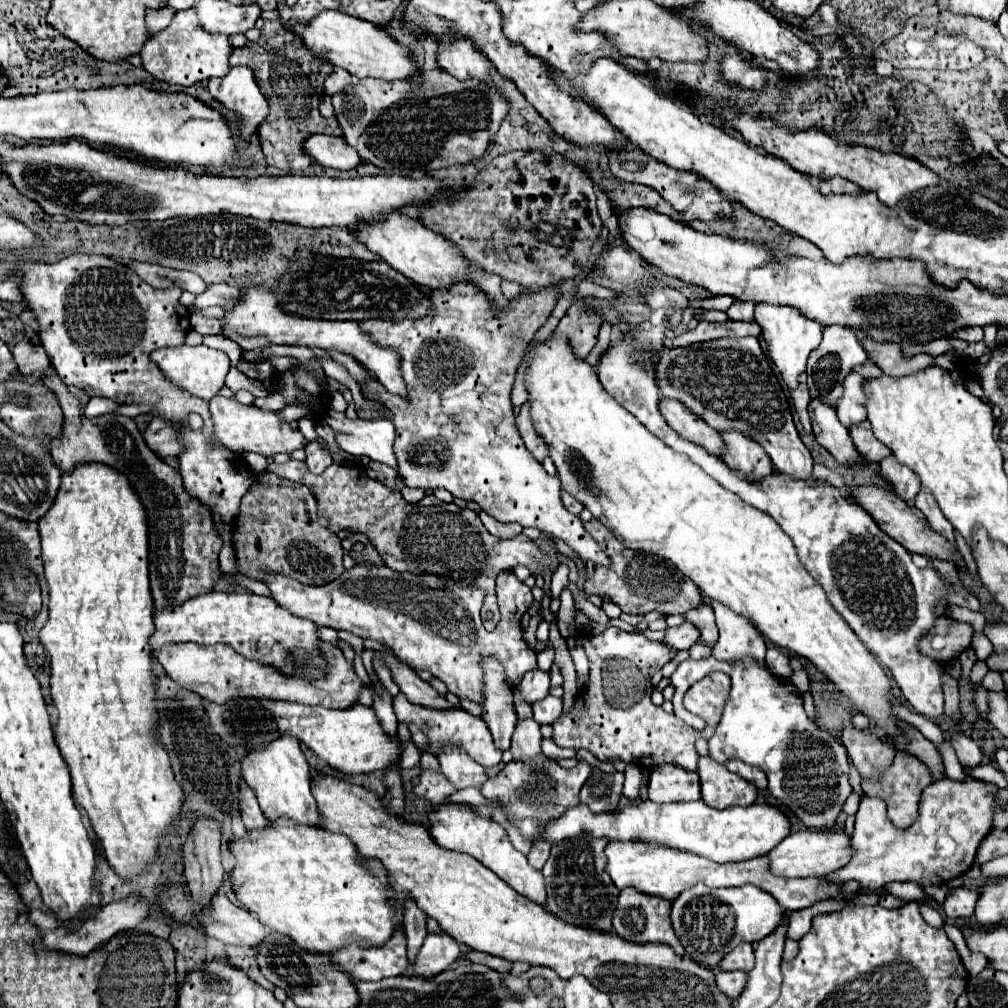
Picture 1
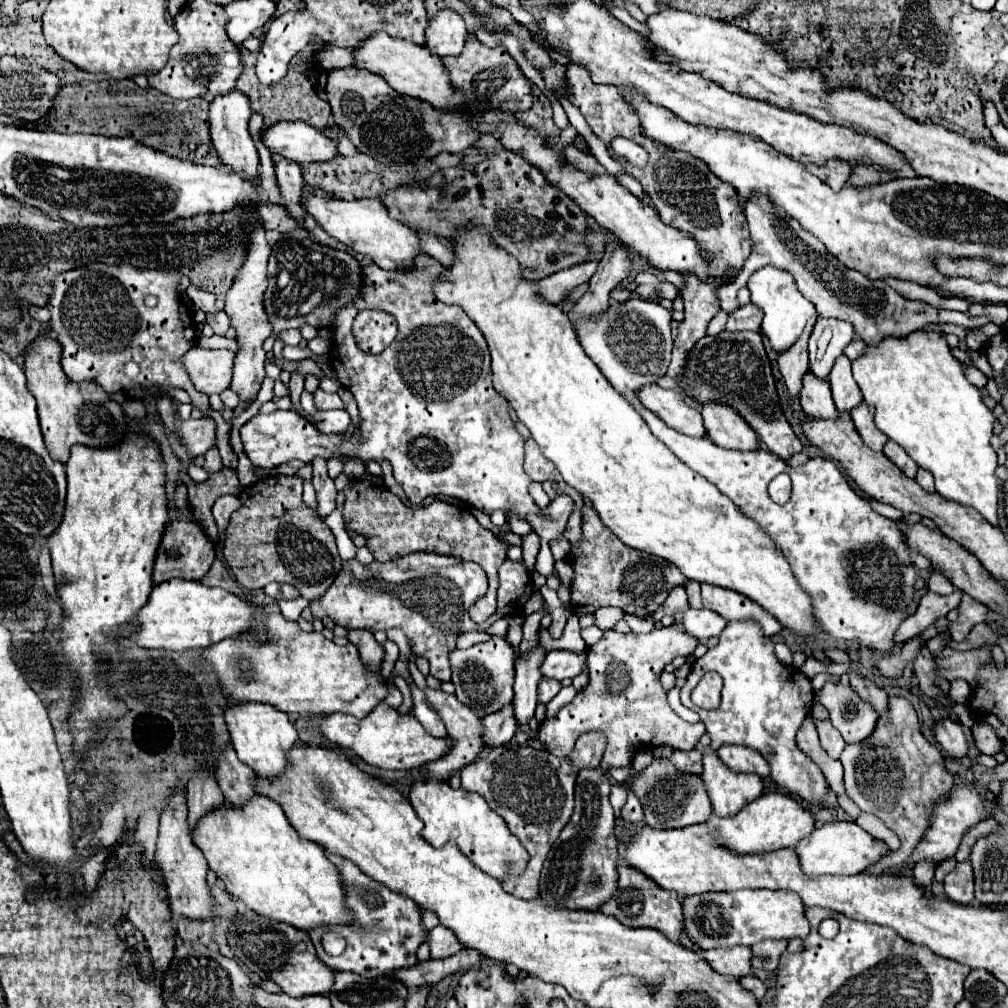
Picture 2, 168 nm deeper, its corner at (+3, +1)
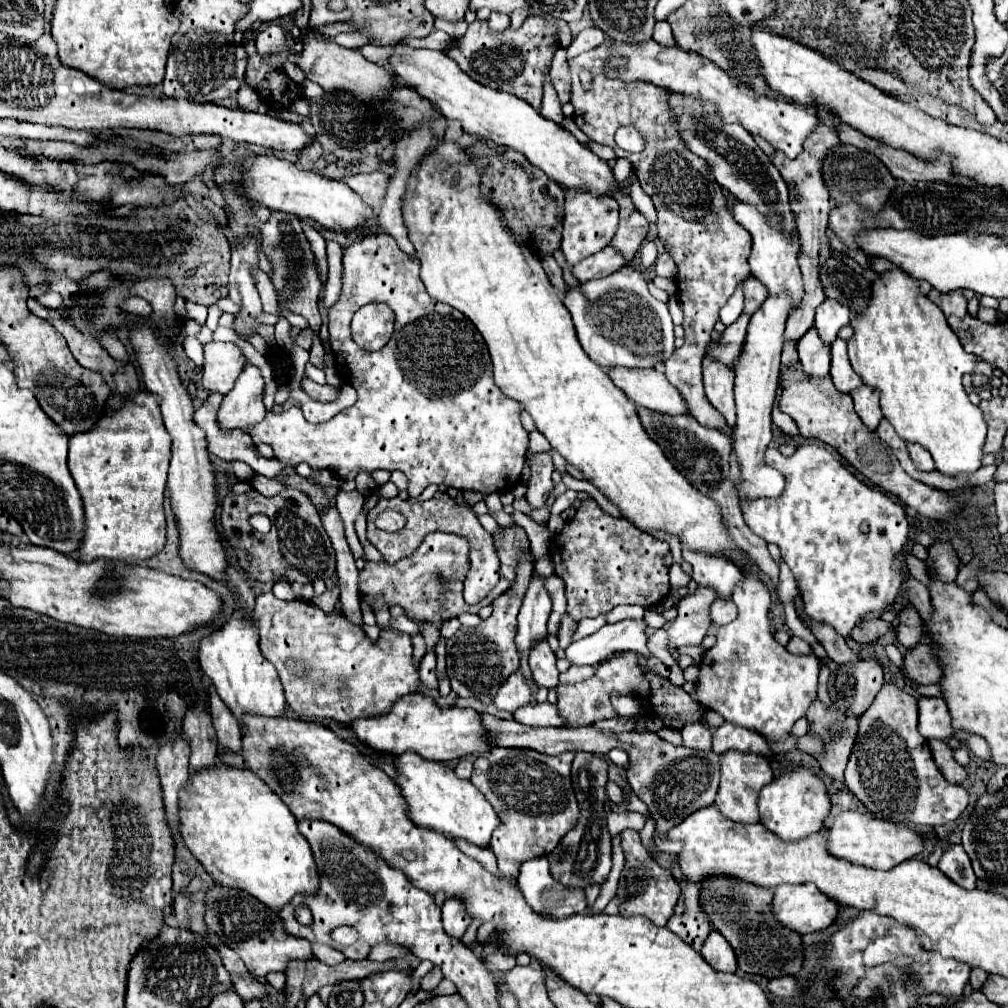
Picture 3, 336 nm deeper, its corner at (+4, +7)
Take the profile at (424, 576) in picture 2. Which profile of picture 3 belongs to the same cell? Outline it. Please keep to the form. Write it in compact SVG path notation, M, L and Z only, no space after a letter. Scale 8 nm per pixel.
M431 533L425 537L425 541L421 543L421 547L407 559L397 561L395 565L389 563L373 563L367 561L365 569L359 575L359 591L365 599L365 603L369 603L373 597L383 595L387 605L395 605L399 603L405 609L407 617L417 617L421 621L429 621L435 625L441 625L443 621L457 617L463 611L469 611L469 605L463 601L463 579L469 571L469 543L467 539L463 539L461 535L451 535L451 533Z

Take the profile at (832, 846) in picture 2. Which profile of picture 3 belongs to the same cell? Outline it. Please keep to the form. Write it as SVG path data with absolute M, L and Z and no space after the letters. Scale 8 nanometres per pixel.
M857 811L841 813L827 833L829 833L827 849L833 857L847 859L851 863L859 863L871 869L885 869L885 871L921 853L923 843L925 843L921 833L909 829L907 825L897 825L891 821L875 819L873 815L857 813Z

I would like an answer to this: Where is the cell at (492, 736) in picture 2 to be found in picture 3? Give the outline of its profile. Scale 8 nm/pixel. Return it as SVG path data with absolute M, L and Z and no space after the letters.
M521 669L515 671L515 675L511 675L511 679L507 679L507 683L503 683L503 687L499 689L499 693L495 697L495 705L509 713L527 705L529 701L531 701L531 687L527 685Z

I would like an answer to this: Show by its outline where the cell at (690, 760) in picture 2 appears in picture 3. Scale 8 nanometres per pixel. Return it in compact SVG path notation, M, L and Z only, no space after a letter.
M703 721L691 723L691 725L683 727L681 733L683 733L683 745L685 747L711 751L711 729L707 723L703 723Z

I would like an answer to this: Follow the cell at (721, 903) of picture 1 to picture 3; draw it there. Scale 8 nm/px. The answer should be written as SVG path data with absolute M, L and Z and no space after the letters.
M813 883L779 885L773 899L775 917L791 931L815 933L827 929L835 915L839 915L839 903L831 903Z

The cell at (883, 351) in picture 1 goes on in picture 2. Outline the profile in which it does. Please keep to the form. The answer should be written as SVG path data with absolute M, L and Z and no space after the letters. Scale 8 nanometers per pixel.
M750 197L746 201L744 215L746 215L748 229L750 229L752 253L746 259L746 263L744 263L742 271L738 273L738 277L734 279L734 283L728 283L716 291L716 295L720 299L720 307L726 313L732 313L738 309L738 305L734 303L736 291L746 285L748 277L756 269L760 269L764 265L772 265L776 269L784 269L784 271L792 273L800 293L816 307L820 317L834 317L834 319L842 319L842 321L852 323L856 335L868 347L880 345L880 341L884 337L902 339L902 337L910 335L912 331L926 327L928 323L954 323L960 327L970 328L980 327L991 322L987 316L968 318L960 311L934 309L932 305L928 305L924 301L920 301L920 303L908 301L908 299L900 297L884 281L870 281L862 273L842 267L842 263L836 261L836 257L832 257L826 251L826 247L820 241L816 241L816 237L806 233L798 221L790 219L784 211L776 209L766 197Z

